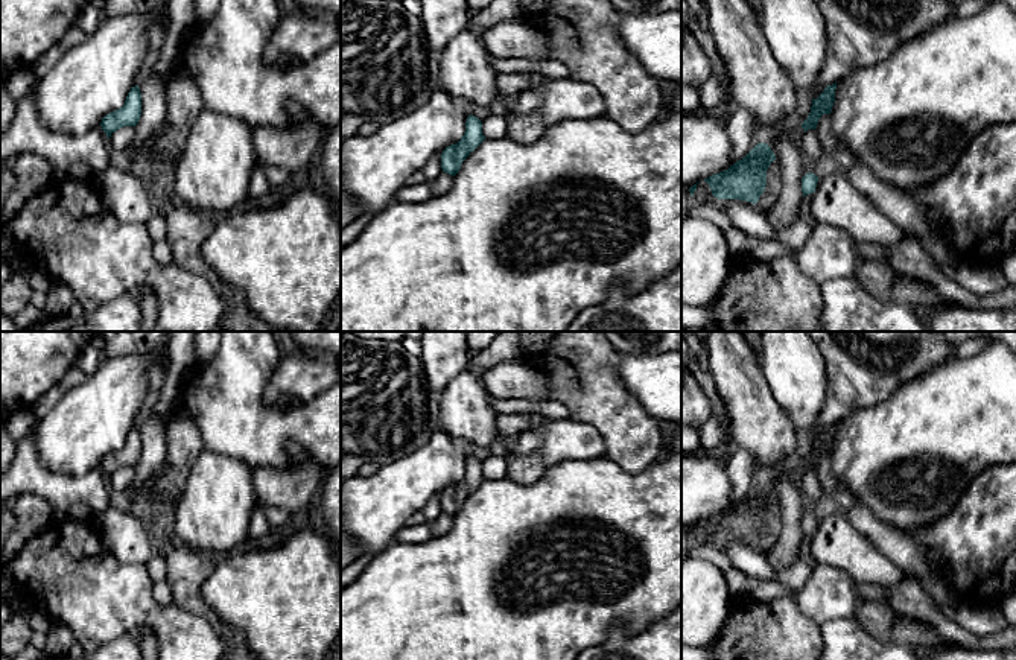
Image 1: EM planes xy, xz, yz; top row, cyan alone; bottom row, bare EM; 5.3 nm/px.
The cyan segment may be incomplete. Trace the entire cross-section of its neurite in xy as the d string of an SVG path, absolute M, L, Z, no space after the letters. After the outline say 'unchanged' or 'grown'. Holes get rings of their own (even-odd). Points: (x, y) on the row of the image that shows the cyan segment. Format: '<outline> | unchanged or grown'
M138 85L132 87L126 96L125 105L106 114L100 126L110 138L113 132L123 126L135 126L141 116L141 93Z | unchanged

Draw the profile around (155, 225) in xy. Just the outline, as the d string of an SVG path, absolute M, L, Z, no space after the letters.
M157 208L151 217L144 222L144 227L149 233L149 237L152 239L152 242L158 242L166 239L166 214L164 214L164 208Z

